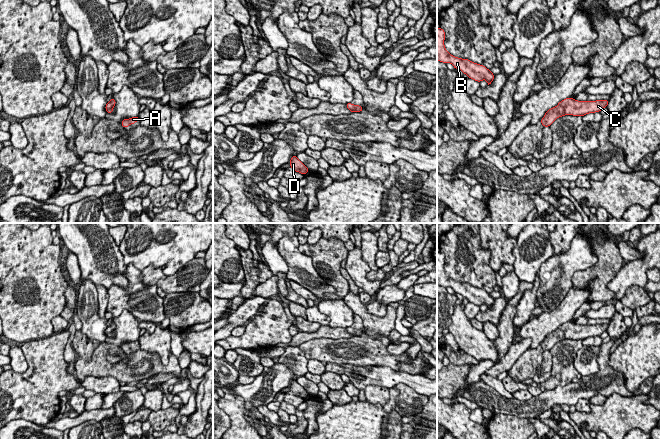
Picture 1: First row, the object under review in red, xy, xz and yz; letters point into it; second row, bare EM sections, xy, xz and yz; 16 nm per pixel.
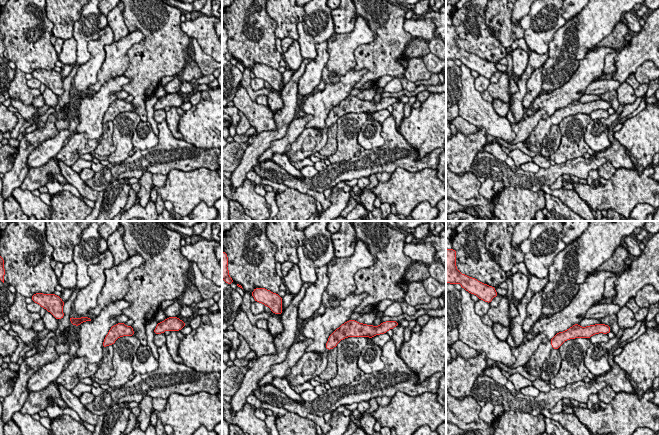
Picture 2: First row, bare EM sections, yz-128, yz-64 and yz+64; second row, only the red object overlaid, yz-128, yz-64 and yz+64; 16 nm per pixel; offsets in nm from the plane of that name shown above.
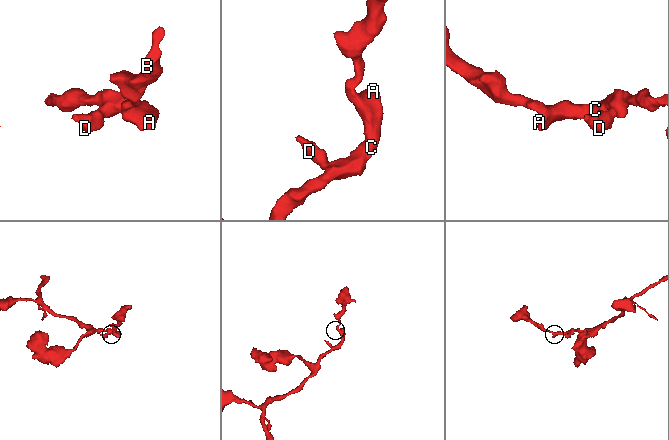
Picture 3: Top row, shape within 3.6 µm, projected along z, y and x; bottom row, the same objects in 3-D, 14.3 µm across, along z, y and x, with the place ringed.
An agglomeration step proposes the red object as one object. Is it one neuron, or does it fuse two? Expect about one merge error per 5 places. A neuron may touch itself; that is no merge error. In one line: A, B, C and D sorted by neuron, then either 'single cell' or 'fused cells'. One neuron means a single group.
groups A B C D; single cell

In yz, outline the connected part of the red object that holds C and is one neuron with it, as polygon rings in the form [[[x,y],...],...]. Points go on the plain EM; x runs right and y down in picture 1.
[[[566,322],[556,331],[548,334],[541,347],[544,351],[549,351],[557,342],[565,339],[584,340],[588,337],[600,336],[607,331],[608,326],[608,324],[577,325],[574,322]]]

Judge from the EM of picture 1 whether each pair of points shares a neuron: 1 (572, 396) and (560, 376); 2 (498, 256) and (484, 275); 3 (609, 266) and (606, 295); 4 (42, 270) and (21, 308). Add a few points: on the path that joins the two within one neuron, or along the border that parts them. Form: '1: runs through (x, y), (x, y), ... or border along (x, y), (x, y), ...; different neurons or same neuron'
1: border along (571, 381), (545, 390); different neurons
2: border along (480, 246), (489, 250), (489, 266), (493, 271); different neurons
3: runs through (603, 273), (603, 288); same neuron
4: runs through (41, 283), (41, 300), (34, 305); same neuron

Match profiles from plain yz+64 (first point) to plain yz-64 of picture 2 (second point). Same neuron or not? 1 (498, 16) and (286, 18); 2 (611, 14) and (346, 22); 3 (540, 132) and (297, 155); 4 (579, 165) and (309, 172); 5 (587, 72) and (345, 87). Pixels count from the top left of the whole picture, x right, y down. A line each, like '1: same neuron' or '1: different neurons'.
1: same neuron
2: different neurons
3: same neuron
4: different neurons
5: same neuron

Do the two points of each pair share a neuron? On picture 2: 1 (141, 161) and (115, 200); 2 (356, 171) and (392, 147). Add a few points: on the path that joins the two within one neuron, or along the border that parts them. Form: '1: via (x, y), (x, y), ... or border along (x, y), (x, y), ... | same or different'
1: border along (128, 178), (115, 179), (106, 188) | different
2: via (365, 164), (378, 160), (383, 156) | same

